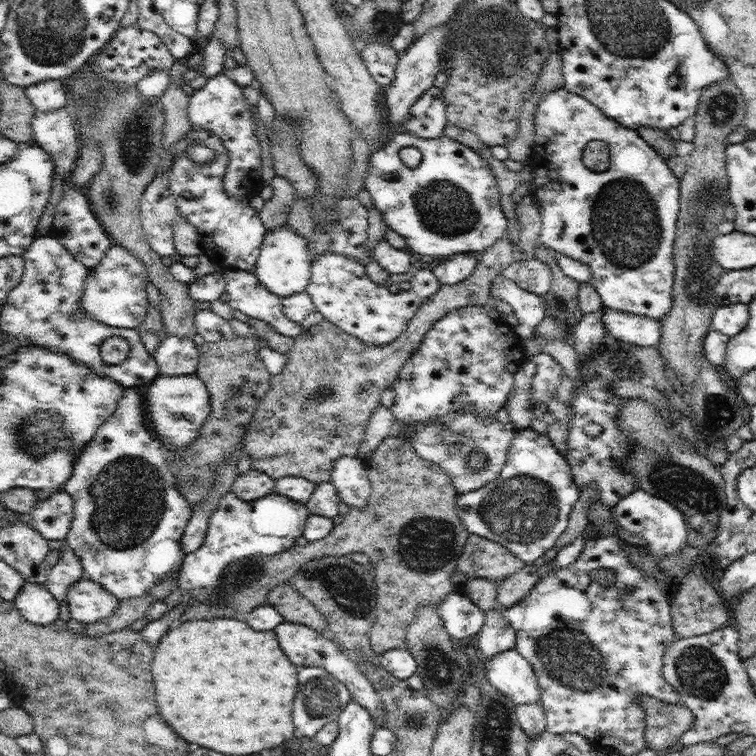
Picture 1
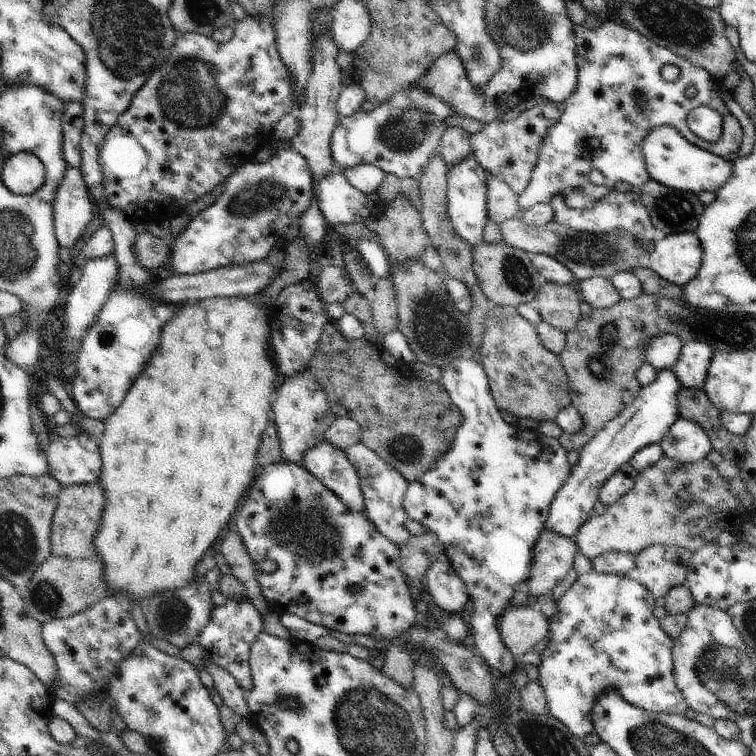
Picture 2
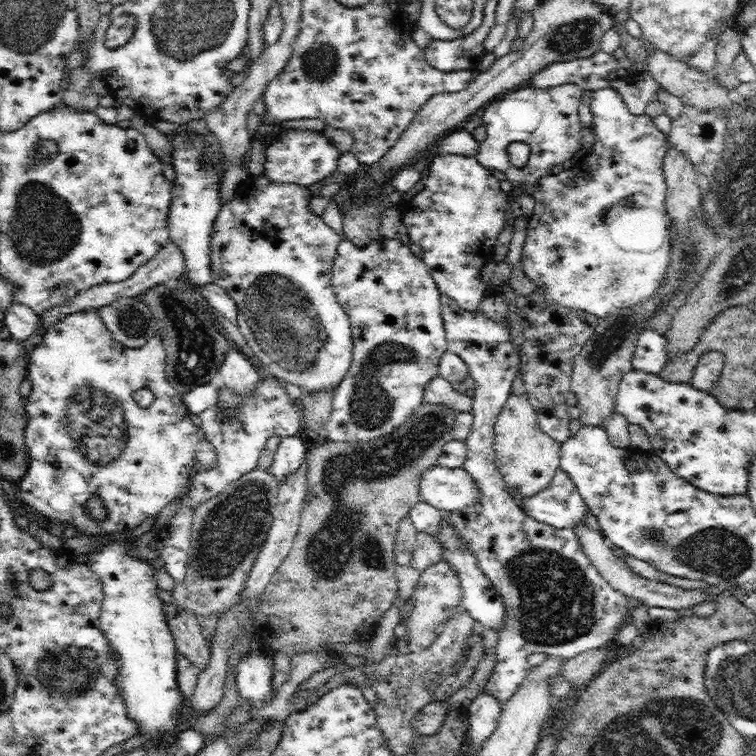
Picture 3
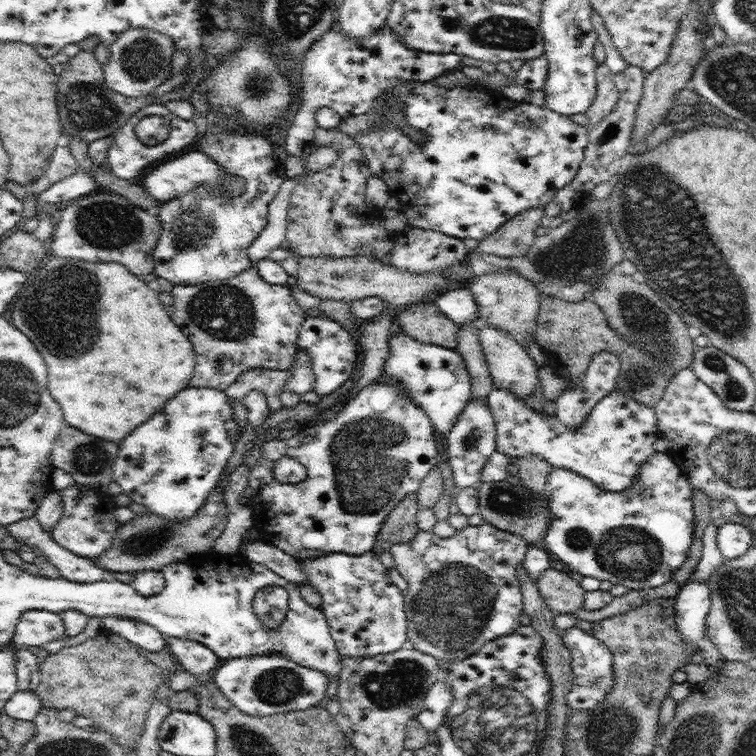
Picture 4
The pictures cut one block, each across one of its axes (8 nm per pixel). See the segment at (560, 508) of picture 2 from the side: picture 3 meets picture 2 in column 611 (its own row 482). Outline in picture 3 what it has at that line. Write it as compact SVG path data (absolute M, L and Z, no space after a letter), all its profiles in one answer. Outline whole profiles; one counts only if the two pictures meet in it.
M438 464L422 474L420 496L442 512L460 512L478 502L480 489L463 466L448 468Z

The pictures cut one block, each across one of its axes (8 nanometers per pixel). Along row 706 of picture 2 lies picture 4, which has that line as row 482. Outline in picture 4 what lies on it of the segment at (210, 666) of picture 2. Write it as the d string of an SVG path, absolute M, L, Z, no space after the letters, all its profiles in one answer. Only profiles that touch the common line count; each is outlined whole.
M244 464L236 467L230 474L228 486L222 492L228 509L227 523L211 549L216 555L234 555L239 552L243 536L254 524L252 509L249 506L244 507L239 501L244 489L249 486L250 471Z

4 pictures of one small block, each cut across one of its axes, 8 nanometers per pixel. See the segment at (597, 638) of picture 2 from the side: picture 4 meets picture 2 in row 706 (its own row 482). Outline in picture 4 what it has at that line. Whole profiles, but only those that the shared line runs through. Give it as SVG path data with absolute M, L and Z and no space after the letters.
M655 452L651 458L641 464L639 470L639 480L637 484L623 490L622 492L614 492L612 490L604 490L600 486L596 486L589 478L568 470L567 468L553 468L548 475L548 482L542 494L549 500L549 509L551 510L551 521L547 533L542 540L542 546L560 563L566 564L570 571L579 573L583 576L596 578L597 580L608 581L612 585L623 585L629 591L641 590L644 588L655 588L662 586L672 579L672 576L689 557L690 546L694 541L694 513L693 513L693 486L689 483L687 476L679 469L679 466L672 460L668 453Z

